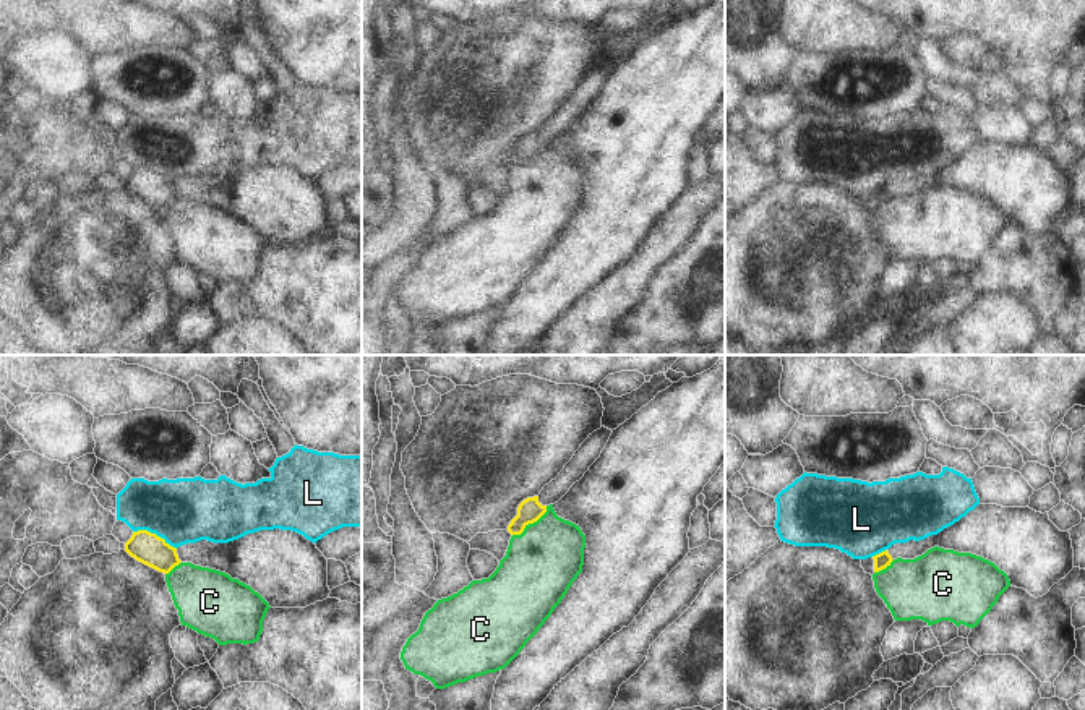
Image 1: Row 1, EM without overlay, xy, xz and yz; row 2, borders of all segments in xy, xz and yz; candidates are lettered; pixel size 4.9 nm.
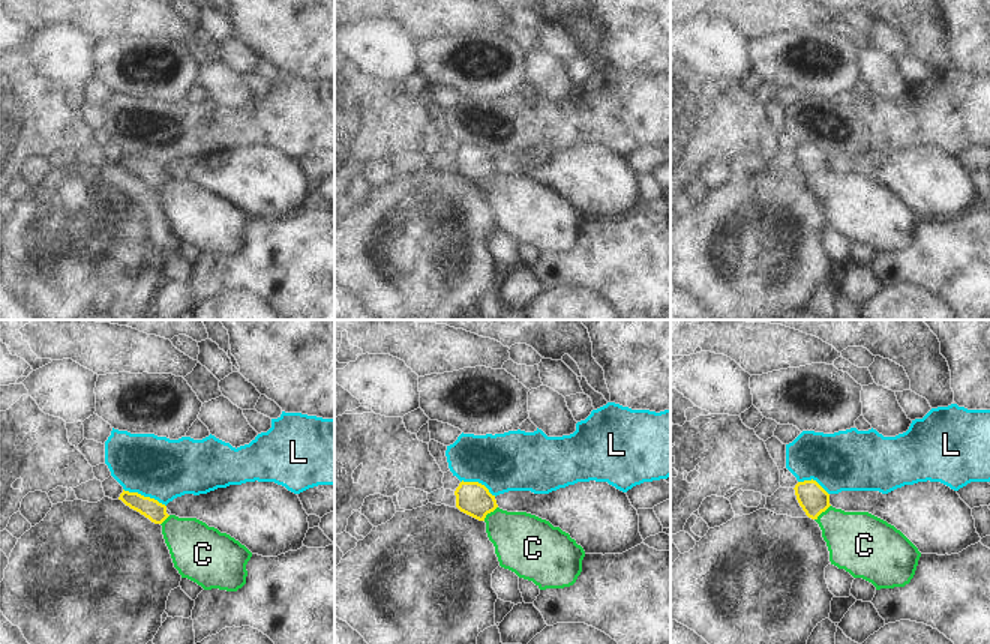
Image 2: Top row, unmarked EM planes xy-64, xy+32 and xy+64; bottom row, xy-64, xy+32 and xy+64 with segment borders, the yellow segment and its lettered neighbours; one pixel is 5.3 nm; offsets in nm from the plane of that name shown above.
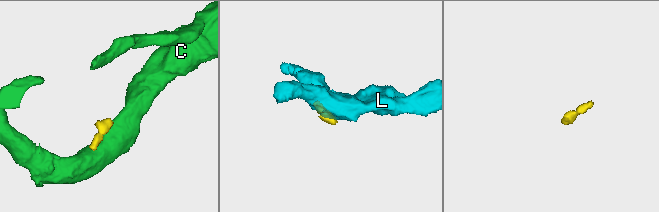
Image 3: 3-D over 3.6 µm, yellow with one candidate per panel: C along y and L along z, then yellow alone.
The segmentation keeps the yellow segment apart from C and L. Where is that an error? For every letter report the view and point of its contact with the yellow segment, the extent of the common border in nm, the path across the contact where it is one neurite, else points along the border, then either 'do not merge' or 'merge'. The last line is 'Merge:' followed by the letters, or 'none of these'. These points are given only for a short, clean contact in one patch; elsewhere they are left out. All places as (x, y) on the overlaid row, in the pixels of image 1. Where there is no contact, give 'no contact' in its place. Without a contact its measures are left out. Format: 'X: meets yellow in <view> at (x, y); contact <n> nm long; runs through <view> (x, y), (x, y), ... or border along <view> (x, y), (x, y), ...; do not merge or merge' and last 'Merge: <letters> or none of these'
C: meets yellow in xz at (531, 522); contact 220 nm long; border along xz (547, 506), (536, 521), (513, 535); do not merge
L: meets yellow in xy at (154, 534); contact 240 nm long; do not merge
Merge: none of these

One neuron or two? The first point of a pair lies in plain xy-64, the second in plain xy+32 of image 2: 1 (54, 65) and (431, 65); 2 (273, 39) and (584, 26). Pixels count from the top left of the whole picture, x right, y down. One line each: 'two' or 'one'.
1: two
2: two

